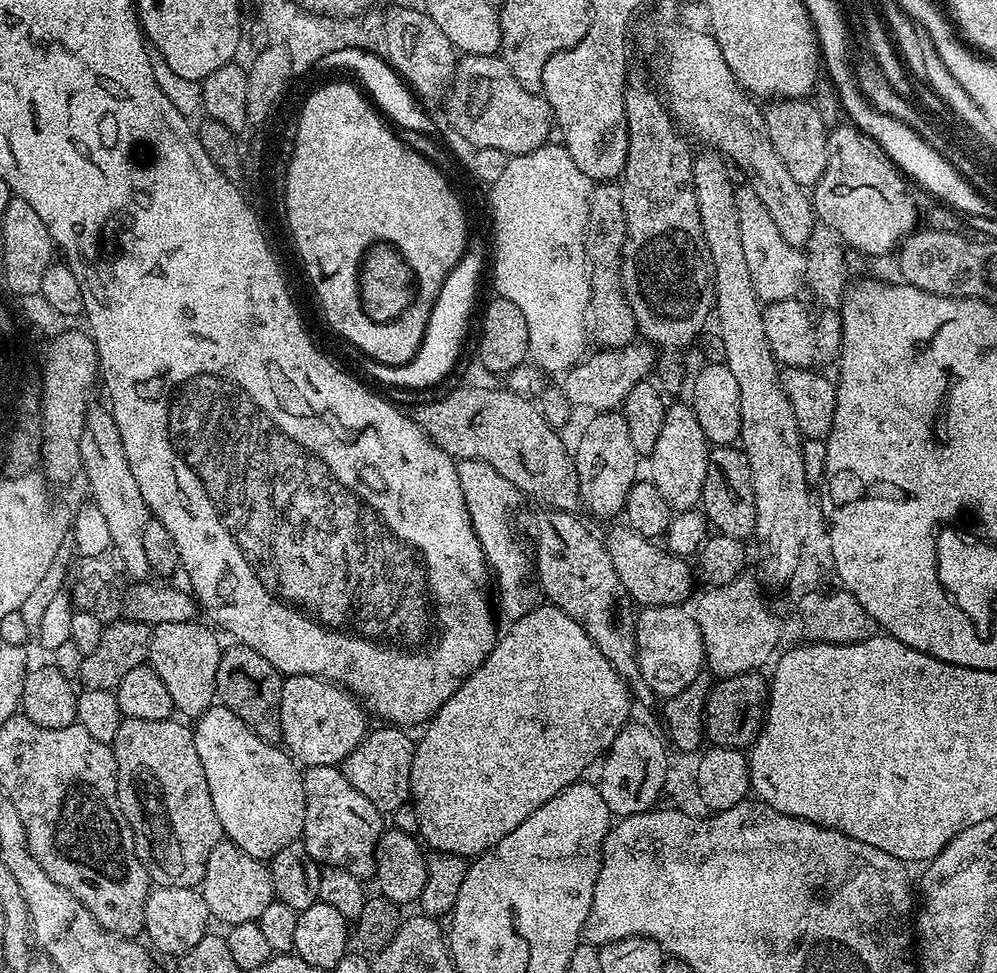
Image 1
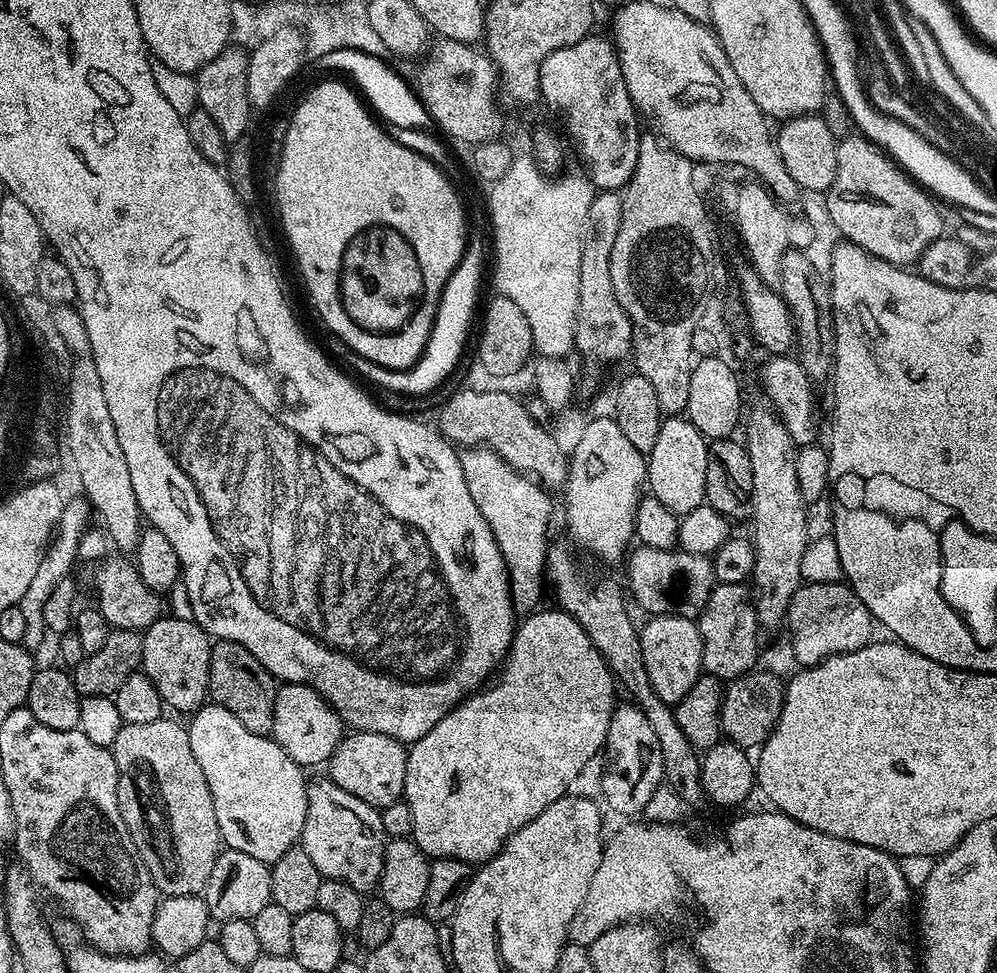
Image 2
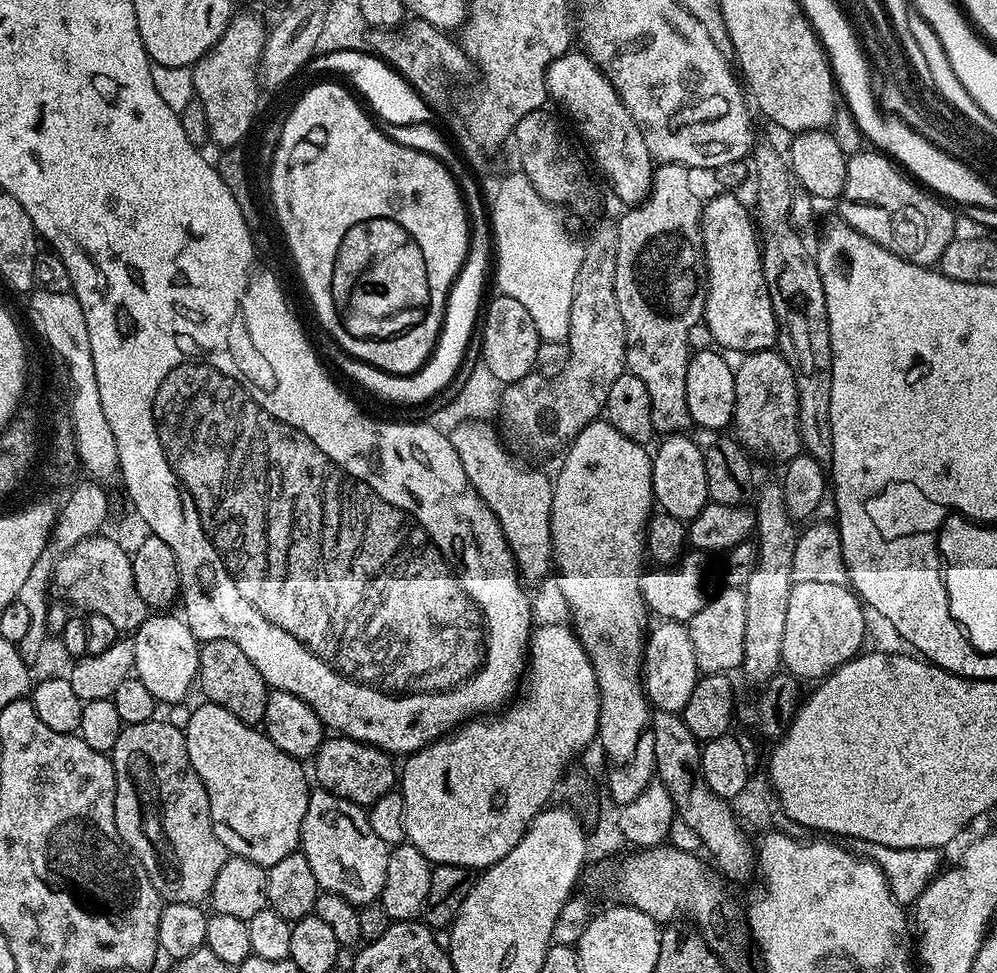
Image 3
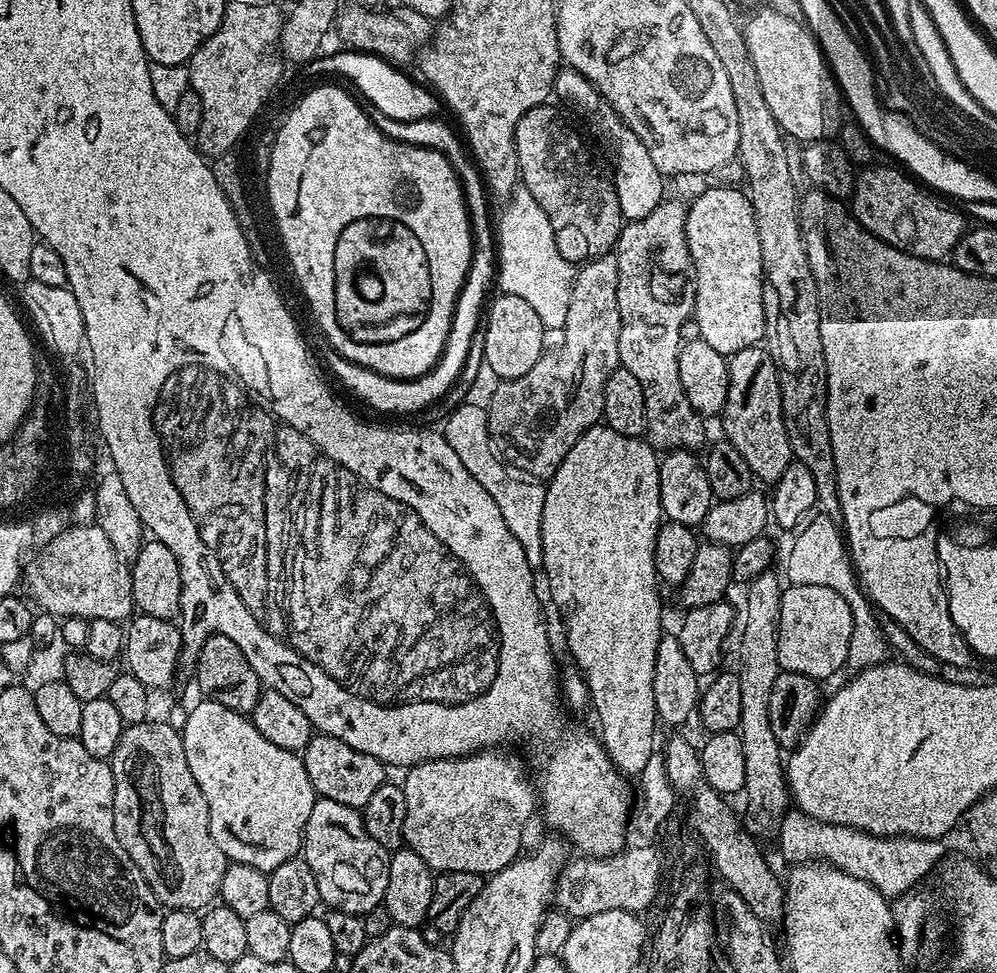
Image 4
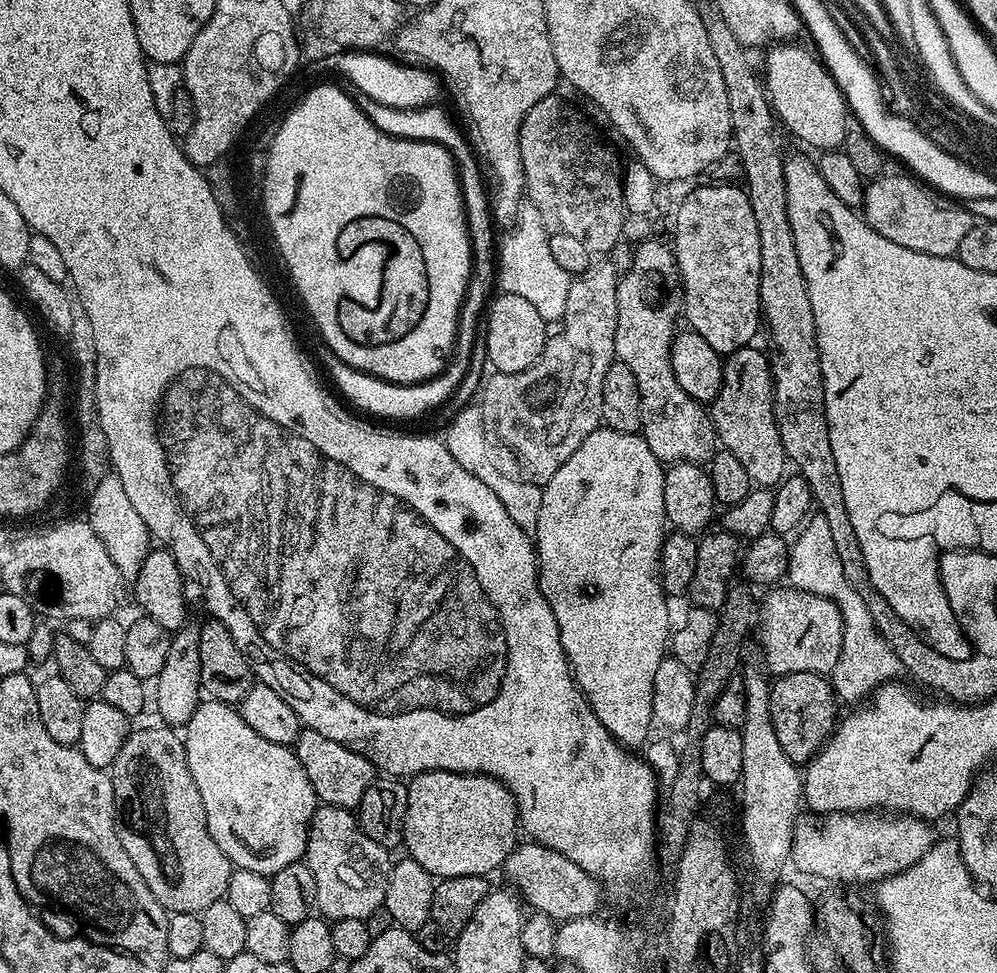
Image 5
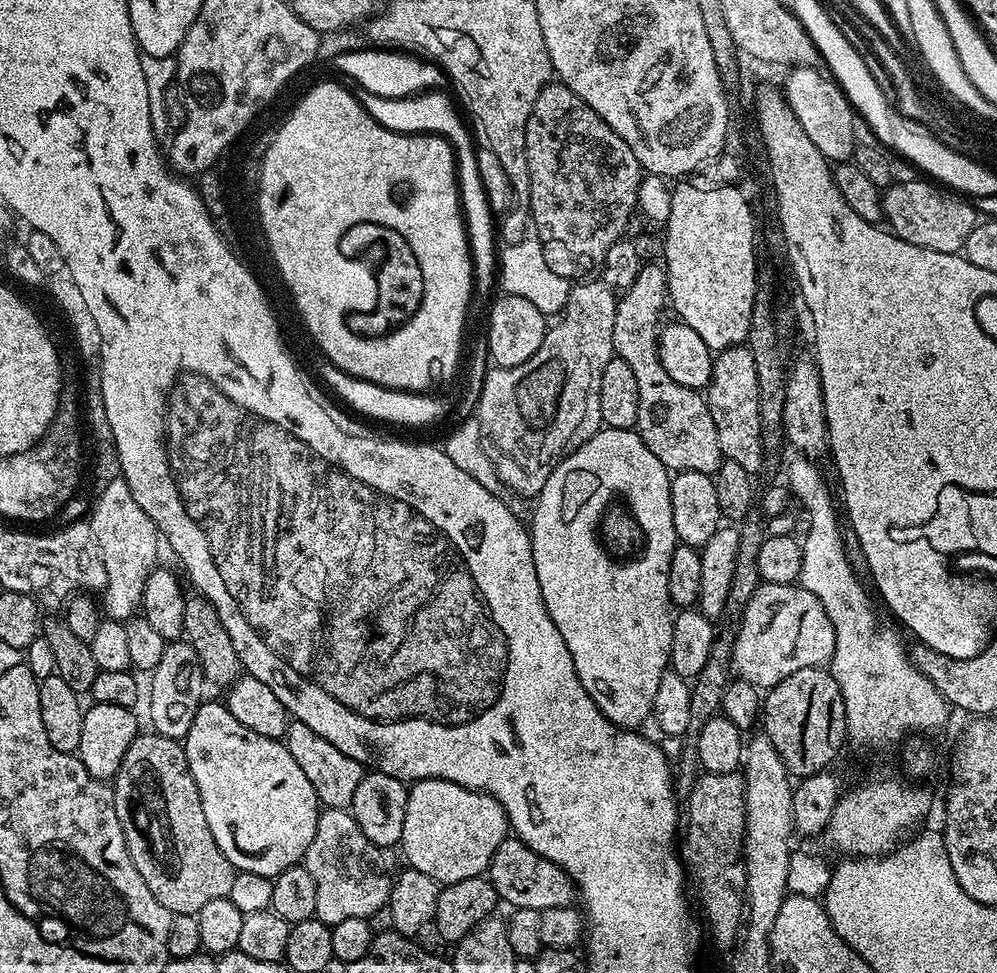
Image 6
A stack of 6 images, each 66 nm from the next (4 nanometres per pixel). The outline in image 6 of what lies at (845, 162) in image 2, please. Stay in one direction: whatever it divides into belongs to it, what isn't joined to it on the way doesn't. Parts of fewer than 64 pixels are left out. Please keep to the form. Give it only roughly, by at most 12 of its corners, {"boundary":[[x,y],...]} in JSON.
{"boundary":[[927,179],[882,196],[894,235],[959,253],[978,213]]}

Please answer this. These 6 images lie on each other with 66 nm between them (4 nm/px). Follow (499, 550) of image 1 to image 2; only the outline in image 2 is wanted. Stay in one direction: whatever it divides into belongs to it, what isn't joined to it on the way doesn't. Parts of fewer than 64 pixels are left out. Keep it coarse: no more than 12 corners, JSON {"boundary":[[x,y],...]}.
{"boundary":[[487,447],[460,452],[474,504],[502,550],[512,609],[544,588],[547,489]]}

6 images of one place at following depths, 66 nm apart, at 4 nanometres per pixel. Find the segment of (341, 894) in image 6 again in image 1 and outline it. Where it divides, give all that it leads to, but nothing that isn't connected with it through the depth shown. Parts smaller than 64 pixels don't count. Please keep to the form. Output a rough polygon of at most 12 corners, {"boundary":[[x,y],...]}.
{"boundary":[[337,765],[305,767],[302,837],[324,868],[376,871],[379,810]]}

